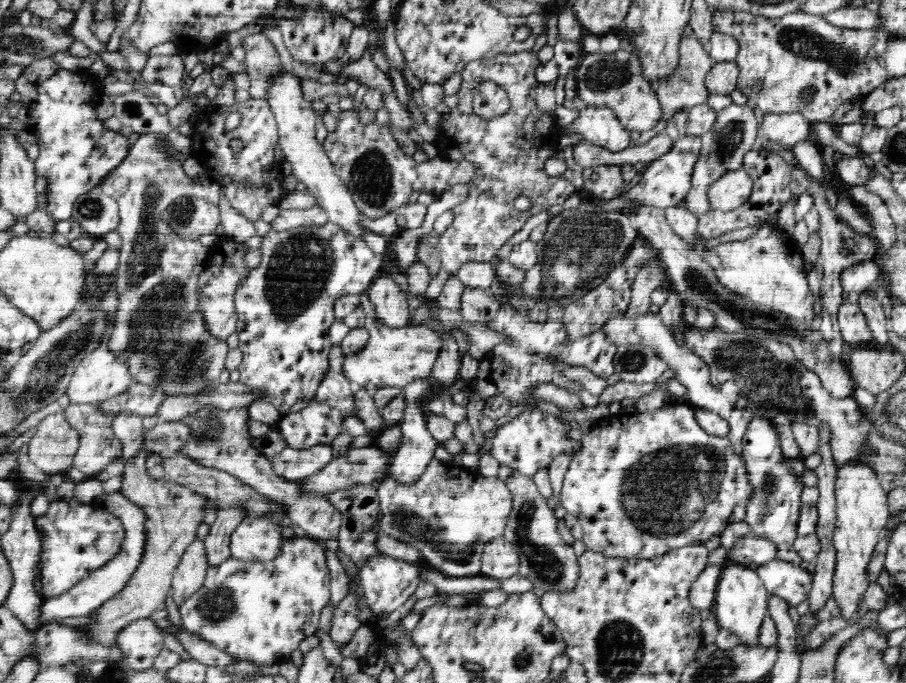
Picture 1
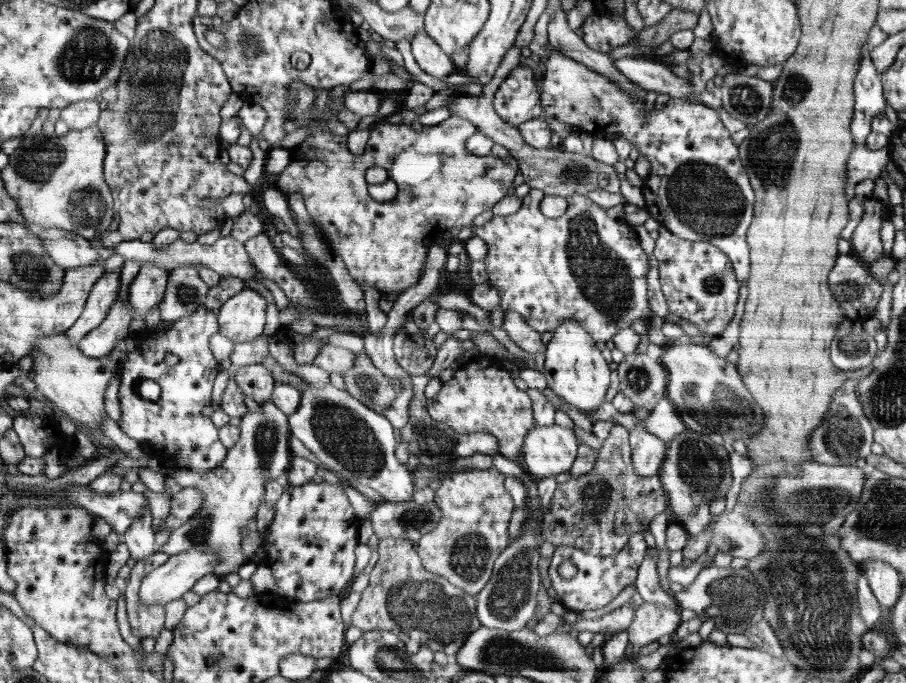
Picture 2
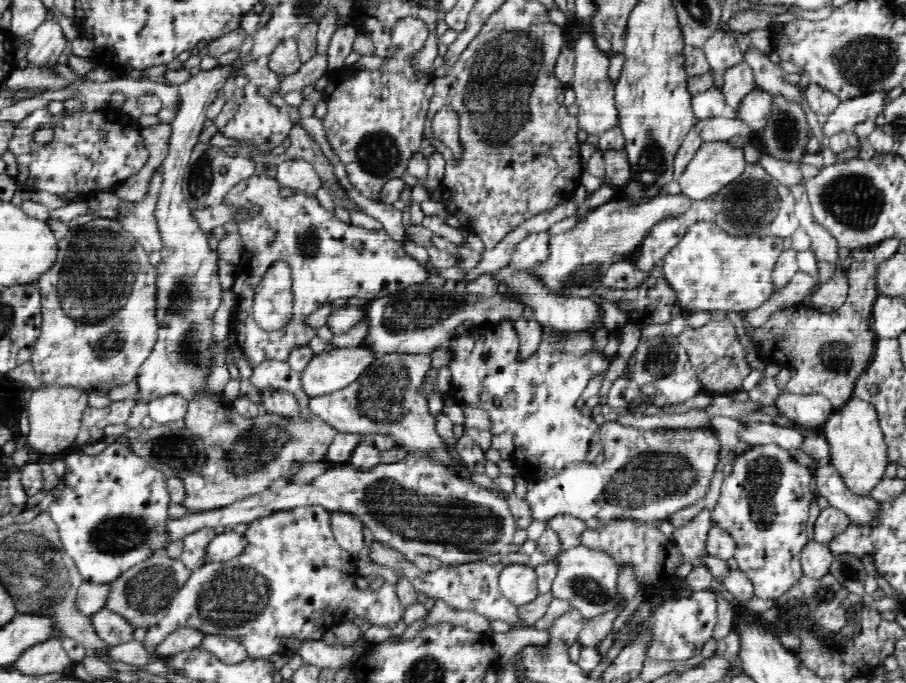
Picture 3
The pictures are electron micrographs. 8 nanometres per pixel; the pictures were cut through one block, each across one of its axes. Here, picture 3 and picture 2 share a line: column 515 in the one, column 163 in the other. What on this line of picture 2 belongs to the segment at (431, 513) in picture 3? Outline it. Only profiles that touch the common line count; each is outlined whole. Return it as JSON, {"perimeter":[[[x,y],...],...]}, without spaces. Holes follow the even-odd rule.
{"perimeter":[[[182,487],[170,502],[170,514],[164,518],[159,532],[172,534],[174,530],[191,522],[201,512],[204,494],[196,487]]]}

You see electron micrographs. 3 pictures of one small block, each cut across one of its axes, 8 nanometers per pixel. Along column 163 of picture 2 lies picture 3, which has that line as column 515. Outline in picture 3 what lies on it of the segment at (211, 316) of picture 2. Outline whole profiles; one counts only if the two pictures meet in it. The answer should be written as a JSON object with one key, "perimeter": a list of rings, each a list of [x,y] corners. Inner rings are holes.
{"perimeter":[[[502,320],[498,323],[482,324],[481,326],[474,326],[461,337],[454,336],[452,338],[450,341],[450,347],[451,350],[453,350],[453,355],[448,363],[448,368],[450,368],[450,374],[452,374],[452,384],[456,384],[456,386],[452,386],[451,390],[453,391],[448,393],[461,406],[471,406],[486,410],[490,416],[490,431],[492,434],[508,433],[513,438],[515,443],[515,455],[511,460],[513,460],[518,474],[529,482],[532,480],[554,477],[560,473],[562,469],[568,468],[570,464],[600,464],[604,460],[604,447],[599,433],[599,425],[593,420],[591,414],[582,414],[580,412],[576,407],[576,400],[581,397],[580,395],[584,388],[586,388],[588,380],[594,378],[597,374],[603,374],[604,376],[610,366],[610,359],[612,357],[605,357],[602,354],[602,350],[594,350],[594,340],[587,338],[587,334],[577,334],[577,332],[574,332],[574,334],[571,334],[571,332],[564,333],[564,331],[556,331],[556,329],[551,326],[541,326],[542,340],[540,340],[540,344],[536,352],[534,352],[529,358],[518,361],[520,347],[518,347],[518,334],[514,330],[513,323],[514,322],[512,320]]]}

